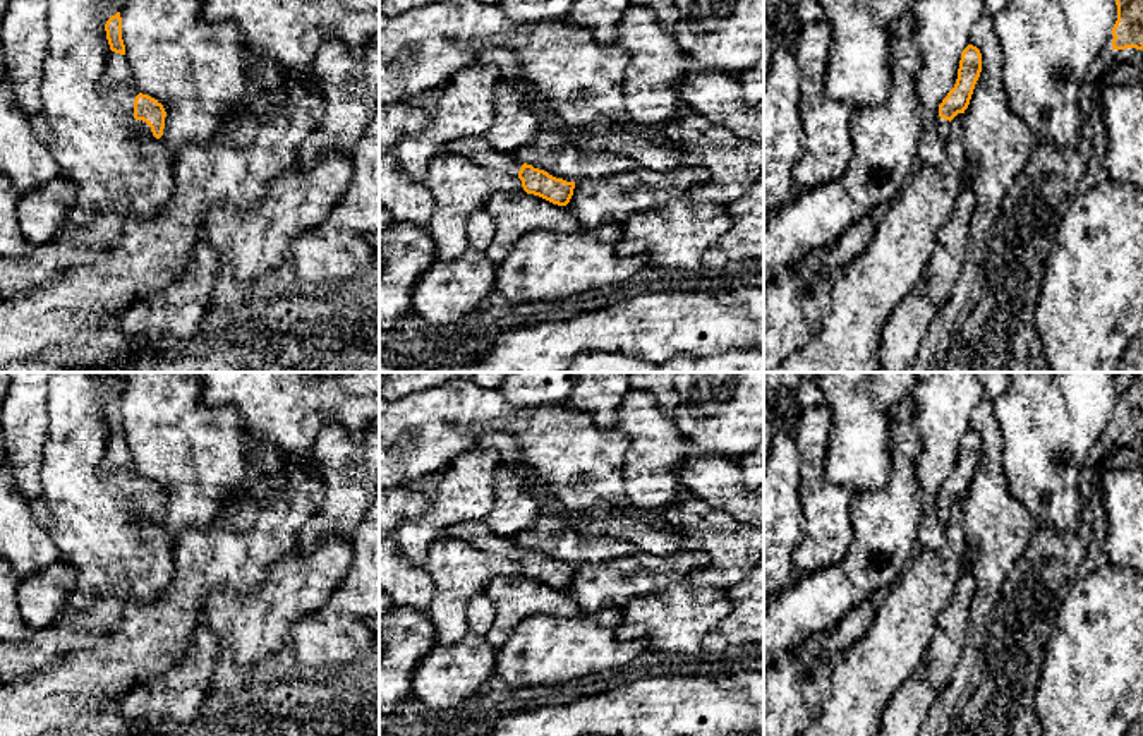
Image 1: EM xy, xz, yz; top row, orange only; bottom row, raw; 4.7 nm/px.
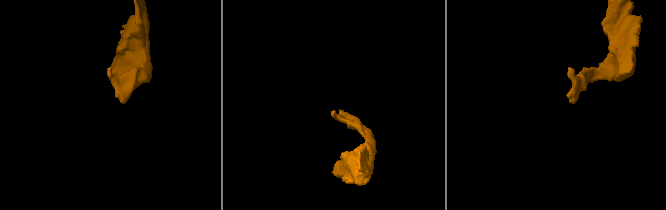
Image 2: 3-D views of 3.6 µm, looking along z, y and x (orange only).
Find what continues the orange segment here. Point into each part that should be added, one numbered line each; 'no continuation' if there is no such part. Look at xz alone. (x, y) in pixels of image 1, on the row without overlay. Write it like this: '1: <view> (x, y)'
1: xz (476, 532)

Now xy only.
1: xy (117, 467)

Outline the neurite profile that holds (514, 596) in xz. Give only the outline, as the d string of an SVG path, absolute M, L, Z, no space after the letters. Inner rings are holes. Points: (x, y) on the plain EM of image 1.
M525 575L496 576L482 594L496 607L494 623L486 633L494 649L505 645L515 626L527 616L573 618L582 612L580 606L565 590L553 588Z

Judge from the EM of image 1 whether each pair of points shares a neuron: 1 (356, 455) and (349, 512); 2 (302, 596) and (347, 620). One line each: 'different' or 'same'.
1: same
2: different

